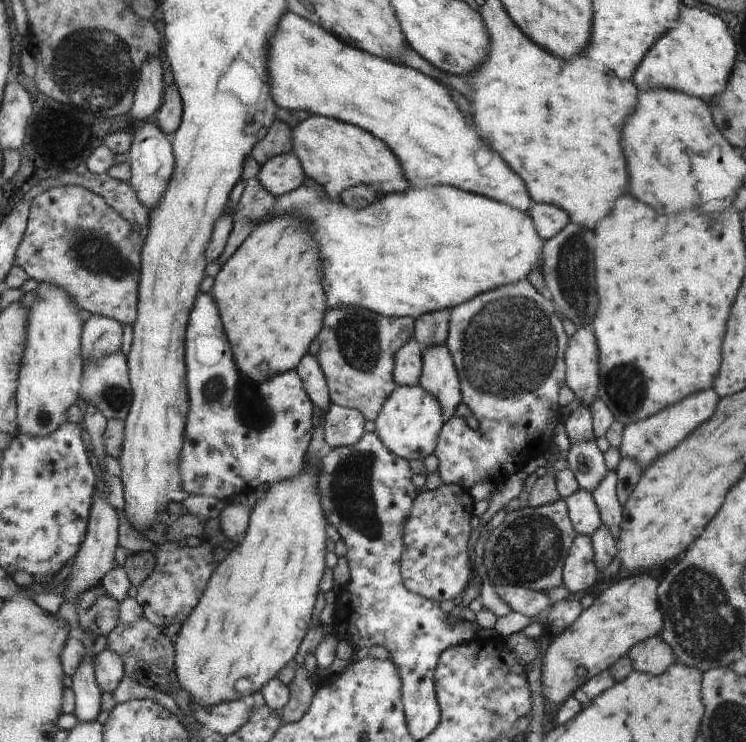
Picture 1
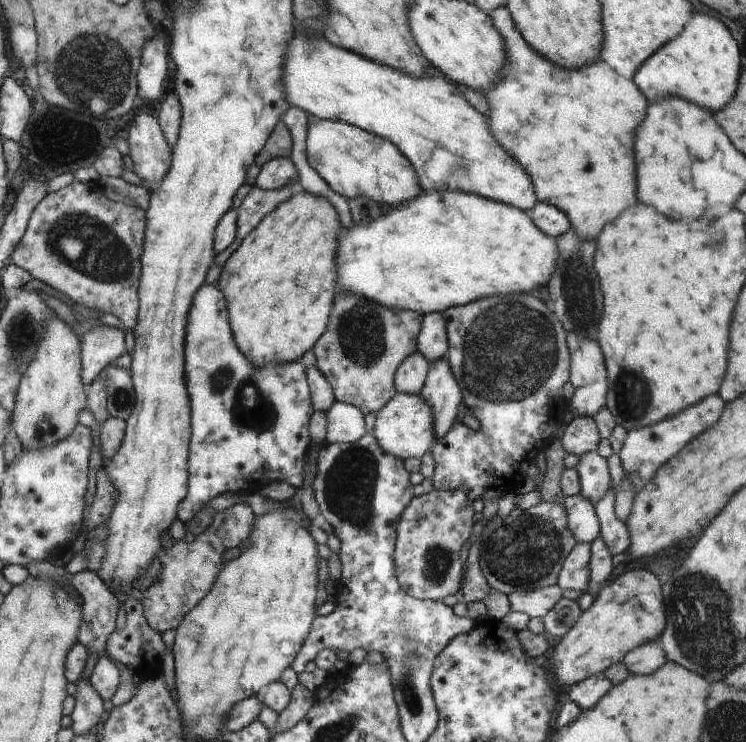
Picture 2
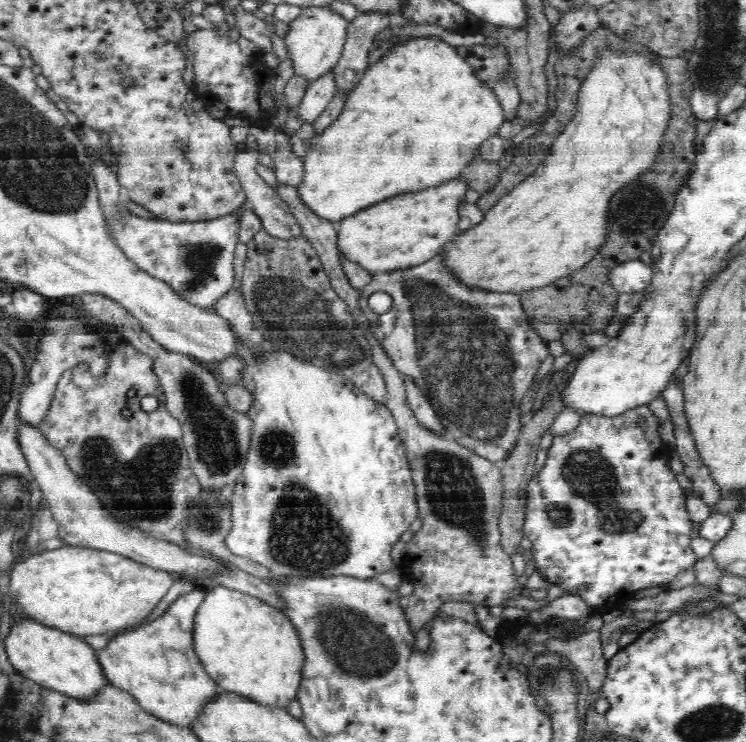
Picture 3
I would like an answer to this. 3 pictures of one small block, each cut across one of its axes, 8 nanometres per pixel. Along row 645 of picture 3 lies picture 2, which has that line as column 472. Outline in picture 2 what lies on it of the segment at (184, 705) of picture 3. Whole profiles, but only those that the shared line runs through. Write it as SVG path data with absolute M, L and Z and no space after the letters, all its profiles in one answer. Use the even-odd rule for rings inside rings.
M298 26L286 50L286 100L290 100L290 106L302 108L320 119L348 123L390 140L417 170L422 191L440 192L438 188L442 184L442 188L453 191L458 188L525 212L537 206L534 182L522 164L494 140L488 116L470 106L458 86L446 82L442 76L414 78L402 74L356 52L332 46L308 30L304 40L304 28ZM436 150L440 150L442 156L450 154L452 160L446 168L444 182L436 182L428 172L428 160Z

